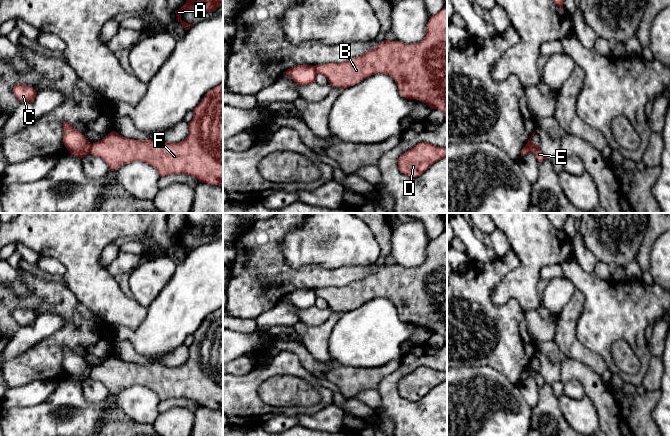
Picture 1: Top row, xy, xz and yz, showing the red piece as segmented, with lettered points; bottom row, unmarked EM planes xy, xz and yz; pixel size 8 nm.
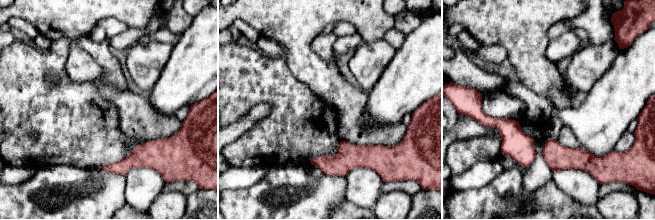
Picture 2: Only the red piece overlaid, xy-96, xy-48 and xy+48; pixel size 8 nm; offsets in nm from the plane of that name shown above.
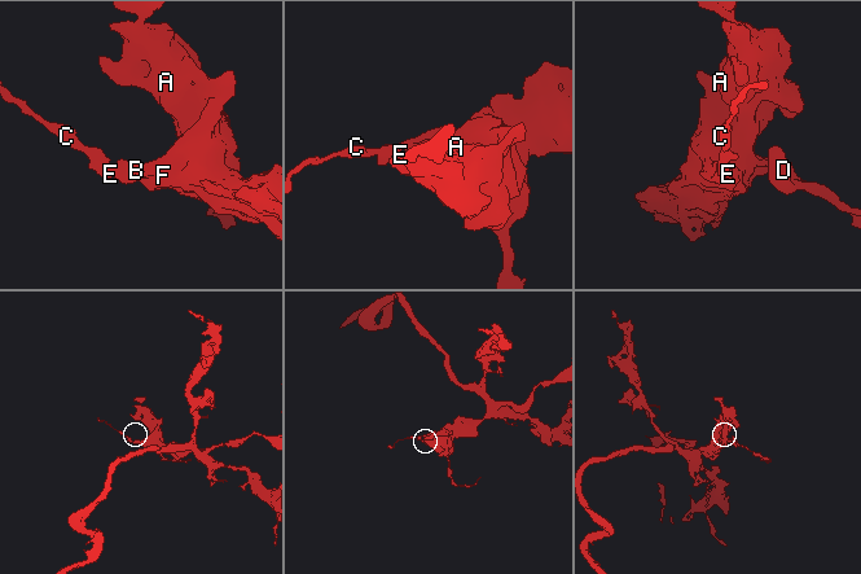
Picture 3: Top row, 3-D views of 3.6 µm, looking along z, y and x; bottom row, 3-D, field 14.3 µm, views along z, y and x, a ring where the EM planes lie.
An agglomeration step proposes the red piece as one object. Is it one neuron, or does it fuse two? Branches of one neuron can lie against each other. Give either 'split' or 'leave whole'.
split

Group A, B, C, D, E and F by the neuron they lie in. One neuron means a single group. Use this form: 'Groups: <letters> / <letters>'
Groups: A B D F / C E

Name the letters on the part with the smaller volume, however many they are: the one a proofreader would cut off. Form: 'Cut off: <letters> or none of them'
Cut off: C, E

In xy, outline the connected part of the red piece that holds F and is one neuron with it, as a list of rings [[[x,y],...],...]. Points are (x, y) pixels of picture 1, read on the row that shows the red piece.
[[[223,83],[205,94],[193,109],[193,114],[188,123],[188,136],[180,143],[150,139],[139,141],[112,131],[101,141],[93,143],[89,153],[103,159],[111,171],[117,170],[121,165],[140,161],[153,166],[160,177],[174,174],[191,175],[199,182],[223,188]]]

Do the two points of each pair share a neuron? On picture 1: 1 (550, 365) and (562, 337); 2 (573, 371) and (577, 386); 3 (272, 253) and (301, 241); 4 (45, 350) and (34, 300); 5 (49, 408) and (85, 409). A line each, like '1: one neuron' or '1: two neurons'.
1: two neurons
2: two neurons
3: two neurons
4: one neuron
5: one neuron

